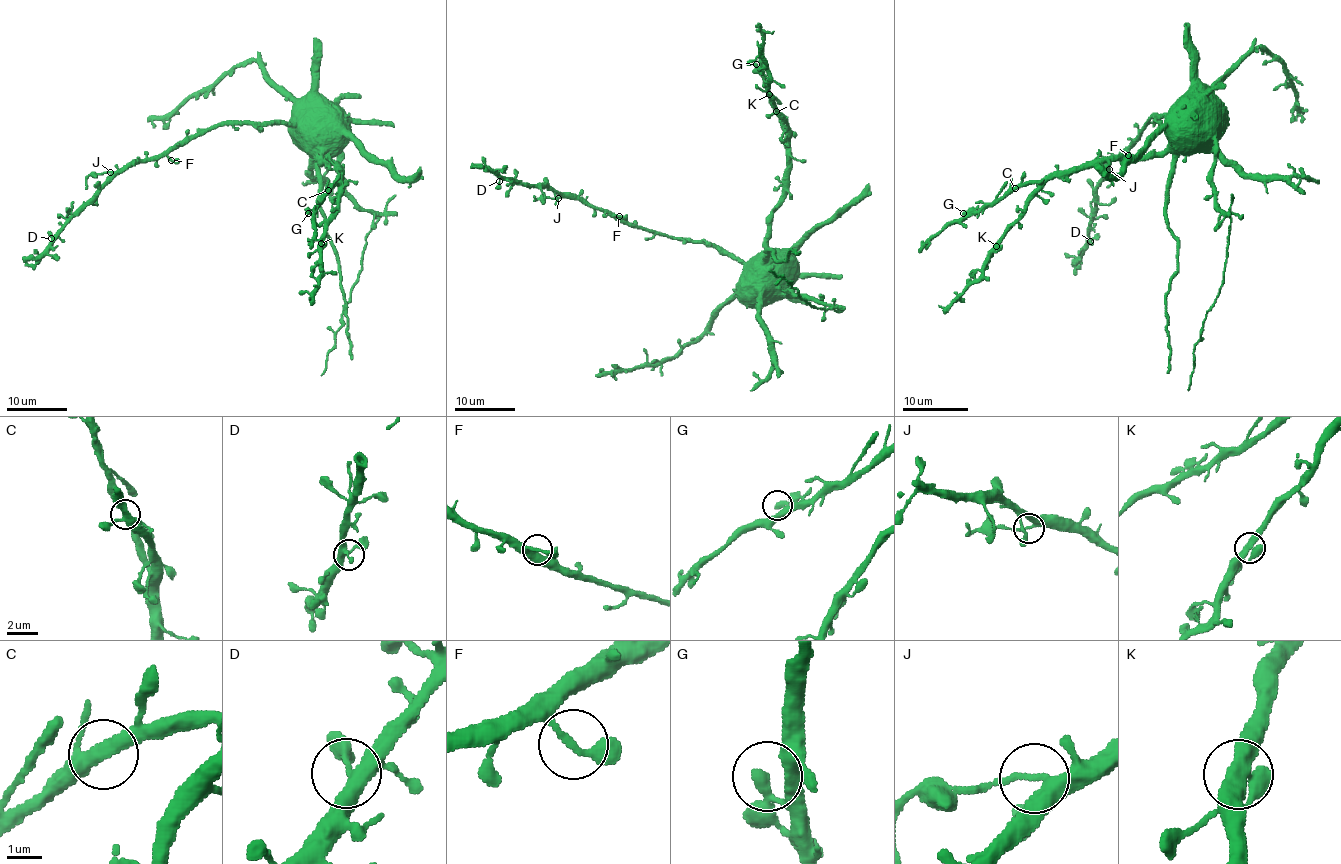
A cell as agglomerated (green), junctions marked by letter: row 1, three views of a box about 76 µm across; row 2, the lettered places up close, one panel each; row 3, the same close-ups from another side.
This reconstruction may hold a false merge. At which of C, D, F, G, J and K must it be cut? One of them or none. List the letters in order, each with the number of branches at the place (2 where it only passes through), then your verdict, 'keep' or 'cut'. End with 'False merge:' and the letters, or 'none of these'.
C: 3 | keep
D: 3 | keep
F: 2 | keep
G: 2 | keep
J: 3 | cut
K: 3 | keep
False merge: J

